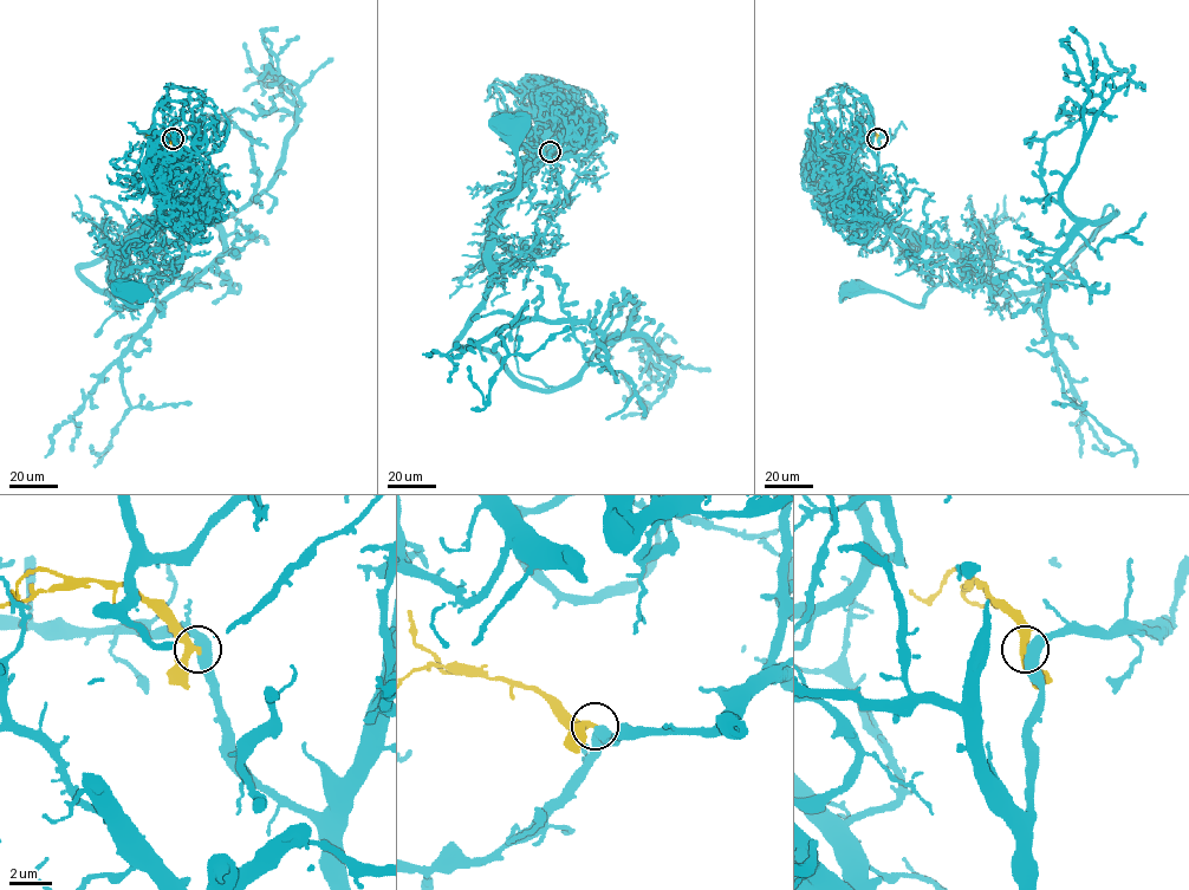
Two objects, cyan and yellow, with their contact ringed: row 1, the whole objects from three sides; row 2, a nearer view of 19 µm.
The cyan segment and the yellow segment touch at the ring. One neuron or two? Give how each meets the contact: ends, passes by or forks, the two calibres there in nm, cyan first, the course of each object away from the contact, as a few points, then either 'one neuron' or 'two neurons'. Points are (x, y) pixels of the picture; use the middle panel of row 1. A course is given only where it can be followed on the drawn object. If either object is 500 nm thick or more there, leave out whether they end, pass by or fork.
550/320 nm | cyan via (550, 151), (573, 151), (540, 166), (518, 194), (507, 200) | yellow via (550, 151), (530, 144), (524, 153) | one neuron

